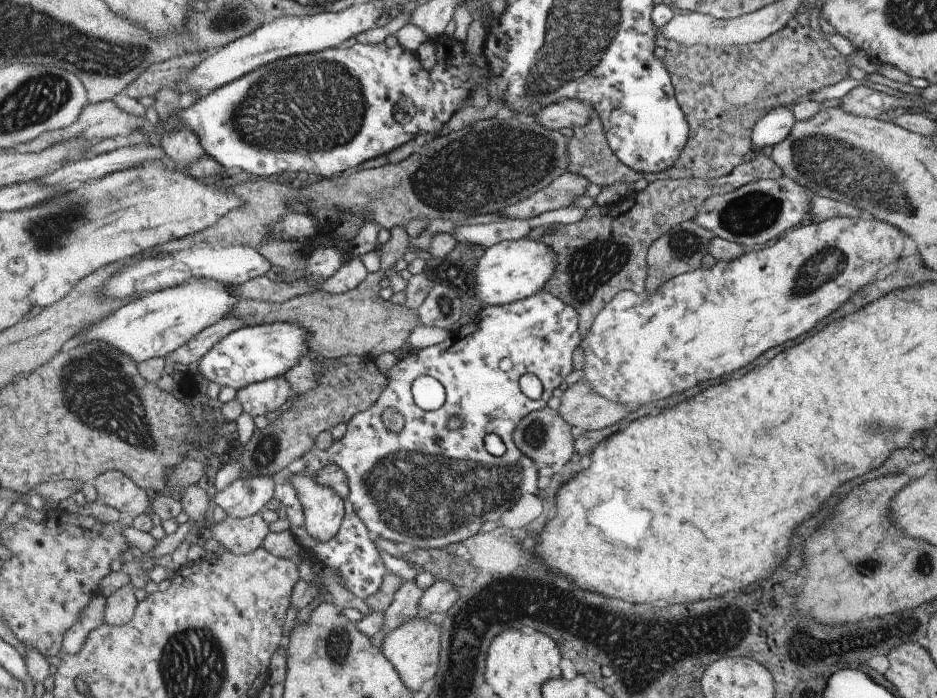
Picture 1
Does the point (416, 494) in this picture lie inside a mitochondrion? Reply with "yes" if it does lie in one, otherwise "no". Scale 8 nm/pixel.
yes

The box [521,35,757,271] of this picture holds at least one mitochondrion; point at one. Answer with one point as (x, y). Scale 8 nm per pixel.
(686, 244)

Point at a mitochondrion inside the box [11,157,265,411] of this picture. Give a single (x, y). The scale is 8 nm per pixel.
(50, 233)

